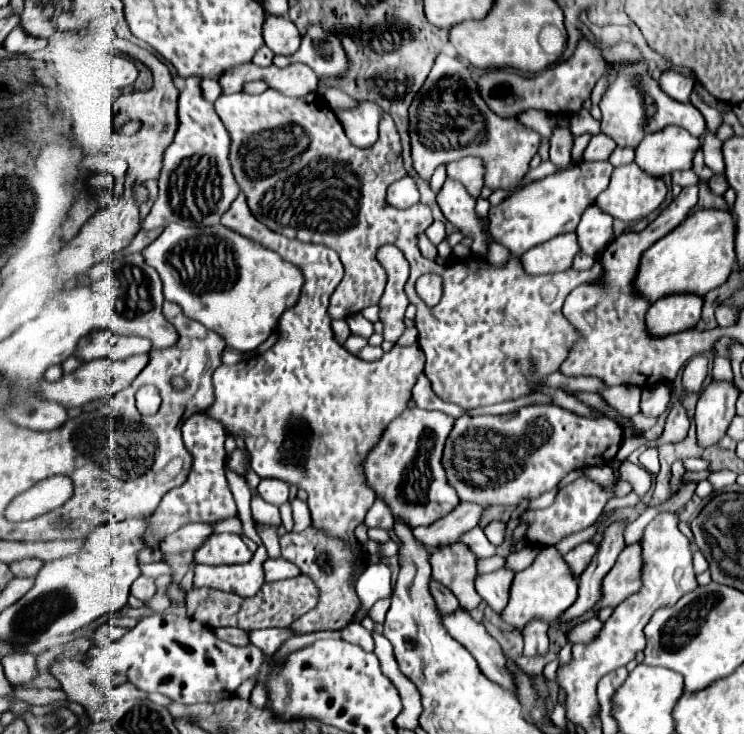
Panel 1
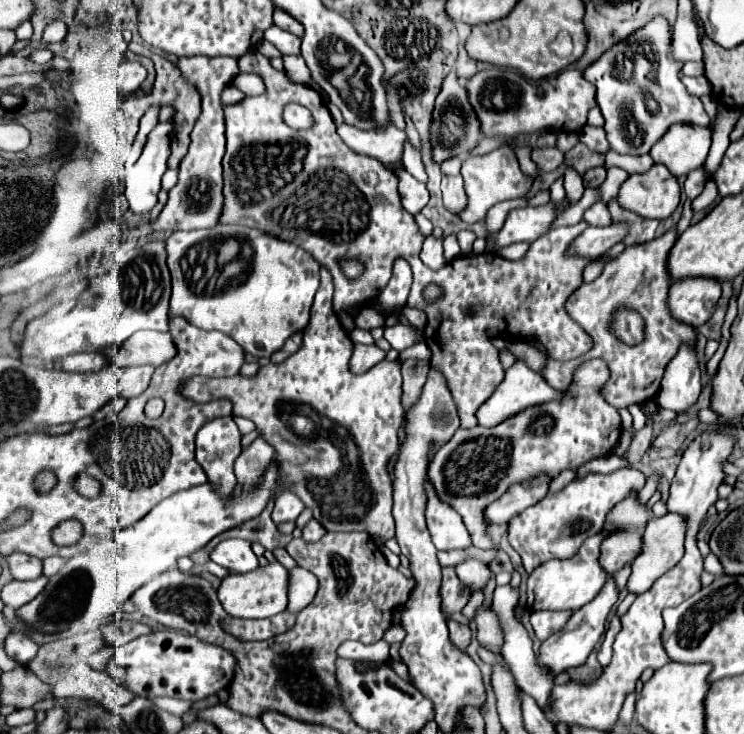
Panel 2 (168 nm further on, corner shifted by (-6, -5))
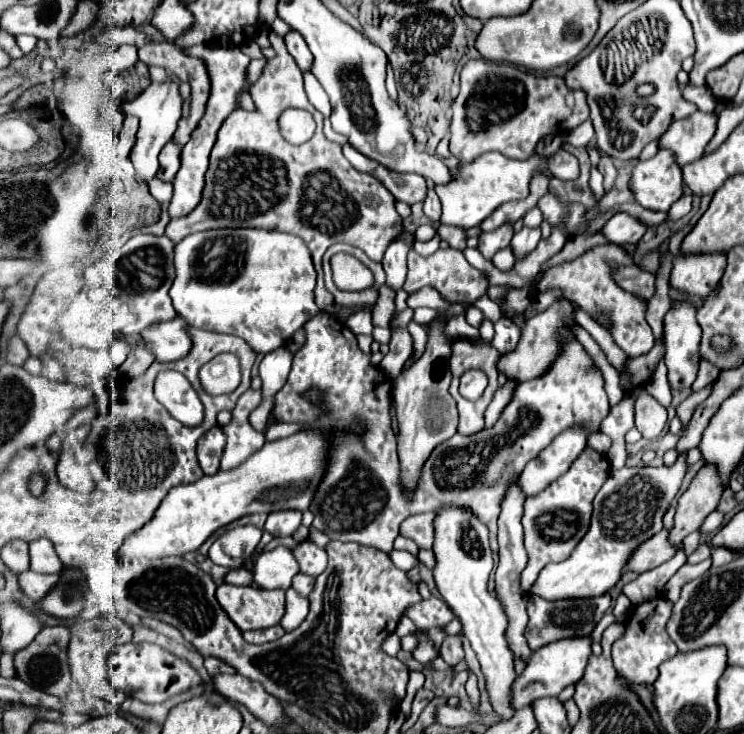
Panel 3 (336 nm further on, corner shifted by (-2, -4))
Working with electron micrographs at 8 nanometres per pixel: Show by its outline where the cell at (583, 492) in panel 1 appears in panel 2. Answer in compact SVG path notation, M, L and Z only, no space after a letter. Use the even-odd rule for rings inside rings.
M622 467L622 469L618 469L610 475L598 475L598 473L586 475L584 479L572 481L570 485L566 485L560 493L546 495L542 501L538 501L536 505L528 507L526 511L522 511L514 519L510 519L510 523L508 523L508 541L520 553L522 565L528 573L532 573L534 567L542 565L548 559L566 559L566 557L574 555L580 549L584 539L588 539L590 535L596 535L598 531L602 531L602 527L606 525L606 515L614 509L614 503L620 503L622 499L626 499L626 495L630 495L630 491L640 491L644 487L644 483L646 483L644 473L634 469L634 467Z

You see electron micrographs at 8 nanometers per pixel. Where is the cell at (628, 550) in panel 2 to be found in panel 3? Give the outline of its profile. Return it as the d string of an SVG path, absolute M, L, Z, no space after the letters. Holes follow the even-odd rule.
M662 530L660 534L656 534L654 538L646 540L642 546L638 546L638 550L628 560L626 570L634 570L634 572L652 570L652 568L668 562L676 552L678 552L678 546L670 544L668 532Z

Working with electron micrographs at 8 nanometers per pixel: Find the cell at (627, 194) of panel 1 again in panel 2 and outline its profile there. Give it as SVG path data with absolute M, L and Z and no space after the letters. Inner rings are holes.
M652 165L646 173L634 173L622 183L618 203L622 209L632 211L642 219L666 219L680 203L680 185L664 165Z

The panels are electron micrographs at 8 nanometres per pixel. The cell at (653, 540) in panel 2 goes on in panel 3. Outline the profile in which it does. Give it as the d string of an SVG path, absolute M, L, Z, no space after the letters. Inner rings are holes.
M704 464L694 476L688 490L678 498L678 508L674 516L674 528L670 532L672 544L682 544L682 540L698 530L704 518L716 510L720 496L724 492L724 482L720 472L712 464Z

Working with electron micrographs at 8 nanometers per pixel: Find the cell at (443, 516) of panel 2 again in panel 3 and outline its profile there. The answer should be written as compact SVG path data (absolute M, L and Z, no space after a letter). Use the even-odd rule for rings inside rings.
M418 514L410 516L402 522L400 534L406 538L412 538L418 548L430 548L434 540L434 526L432 526L434 514Z

